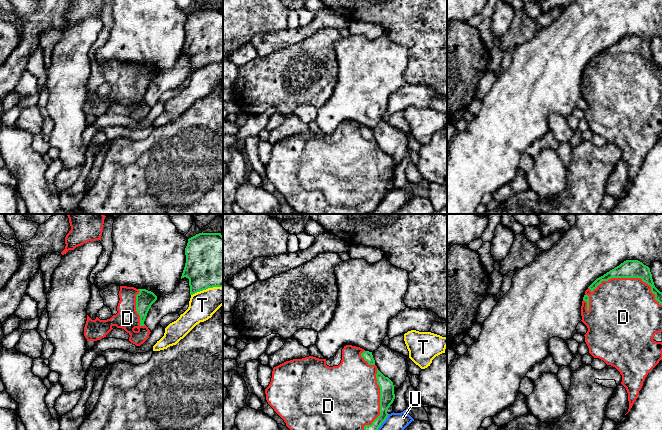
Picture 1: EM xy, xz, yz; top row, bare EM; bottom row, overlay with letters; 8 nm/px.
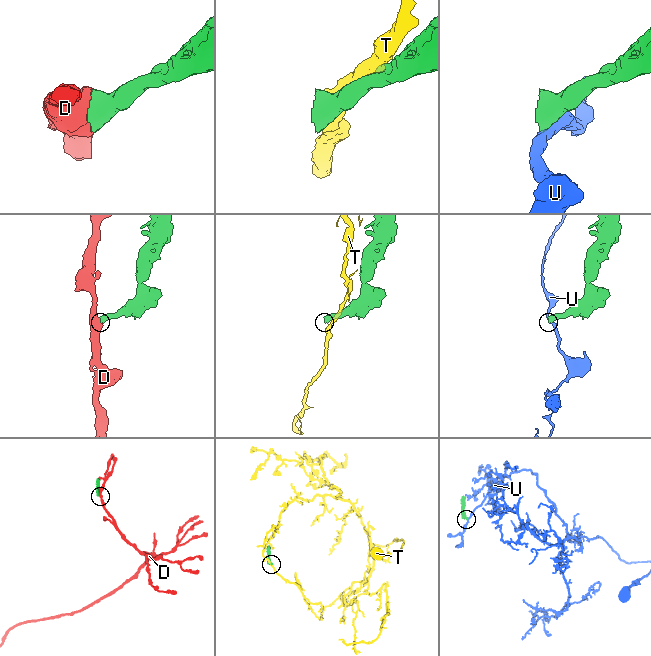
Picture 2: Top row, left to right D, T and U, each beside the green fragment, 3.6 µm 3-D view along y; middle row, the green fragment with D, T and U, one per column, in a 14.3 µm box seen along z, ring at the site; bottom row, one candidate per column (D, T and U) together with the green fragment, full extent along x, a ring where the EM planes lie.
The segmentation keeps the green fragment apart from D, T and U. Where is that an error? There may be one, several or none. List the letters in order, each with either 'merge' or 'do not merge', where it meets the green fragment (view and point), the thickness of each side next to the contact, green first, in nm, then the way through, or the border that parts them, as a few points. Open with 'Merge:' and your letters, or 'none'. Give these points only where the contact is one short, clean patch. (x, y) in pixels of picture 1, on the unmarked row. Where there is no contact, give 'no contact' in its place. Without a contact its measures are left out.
Merge: D
D: merge; meets green in yz at (629, 53); 140 nm thick on the green side, 480 nm on the other
T: do not merge; meets green in xy at (206, 64); 440 nm thick on the green side, 220 nm on the other
U: do not merge; meets green in xz at (380, 201); 120 nm thick on the green side, 160 nm on the other; border along xz (389, 190), (378, 205), (369, 213)

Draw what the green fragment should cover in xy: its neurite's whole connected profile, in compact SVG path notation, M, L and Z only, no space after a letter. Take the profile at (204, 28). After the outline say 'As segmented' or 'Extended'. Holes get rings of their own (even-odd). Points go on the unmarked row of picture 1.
M199 9L188 15L186 39L181 55L189 55L190 71L213 63L223 63L223 12Z. As segmented

